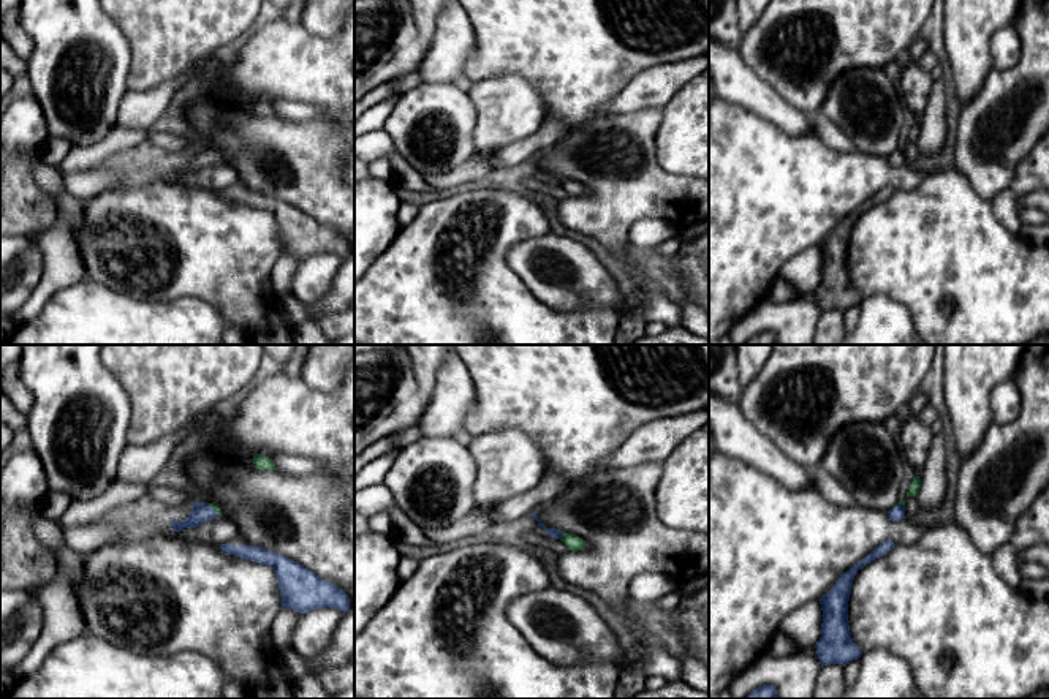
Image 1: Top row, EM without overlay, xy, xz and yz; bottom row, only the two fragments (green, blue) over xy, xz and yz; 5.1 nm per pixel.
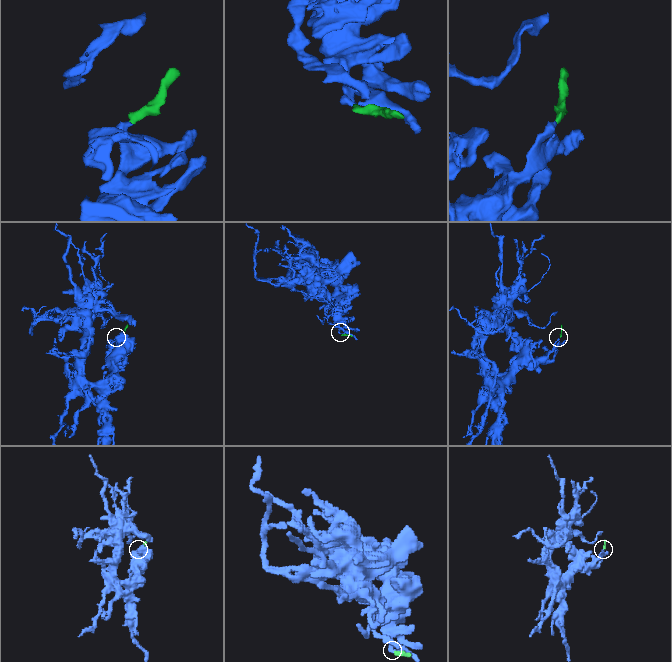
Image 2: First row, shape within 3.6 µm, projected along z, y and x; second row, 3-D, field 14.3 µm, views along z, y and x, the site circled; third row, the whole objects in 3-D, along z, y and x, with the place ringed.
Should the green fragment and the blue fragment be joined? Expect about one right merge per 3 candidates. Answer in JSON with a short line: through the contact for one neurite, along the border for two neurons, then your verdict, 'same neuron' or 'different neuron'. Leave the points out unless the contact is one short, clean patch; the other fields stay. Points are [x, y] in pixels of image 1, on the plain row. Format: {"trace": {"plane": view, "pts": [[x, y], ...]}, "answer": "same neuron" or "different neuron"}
{"trace": {"plane": "xz", "pts": [[571, 187], [562, 182], [551, 177]]}, "answer": "same neuron"}

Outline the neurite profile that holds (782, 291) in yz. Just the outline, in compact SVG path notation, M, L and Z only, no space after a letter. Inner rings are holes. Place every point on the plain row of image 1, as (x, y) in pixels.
M778 275L767 297L771 297L774 302L783 304L794 300L797 297L797 293L791 283L788 283L782 275Z

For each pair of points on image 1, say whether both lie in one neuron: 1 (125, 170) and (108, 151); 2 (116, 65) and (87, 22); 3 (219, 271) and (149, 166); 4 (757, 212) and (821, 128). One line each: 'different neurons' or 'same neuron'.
1: different neurons
2: same neuron
3: different neurons
4: different neurons

